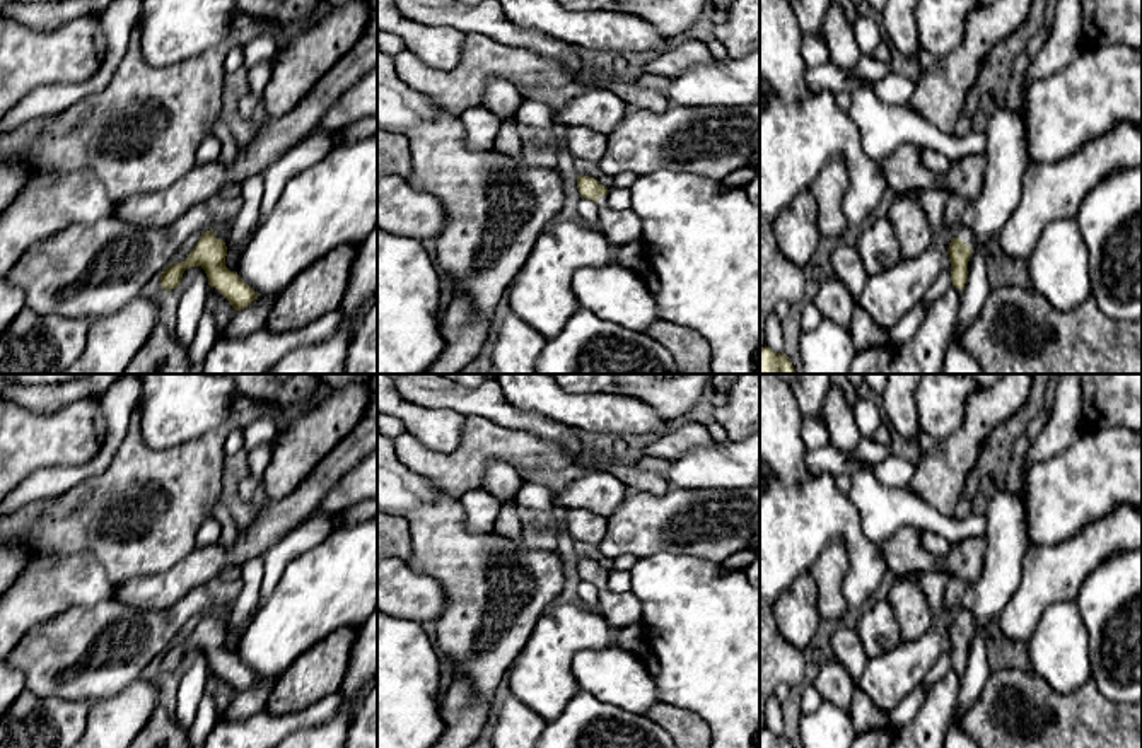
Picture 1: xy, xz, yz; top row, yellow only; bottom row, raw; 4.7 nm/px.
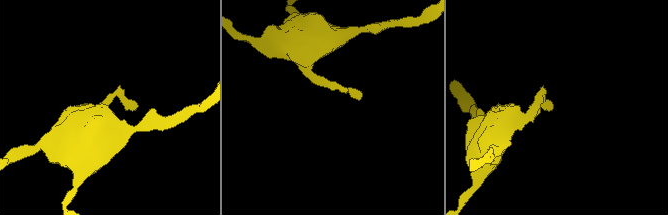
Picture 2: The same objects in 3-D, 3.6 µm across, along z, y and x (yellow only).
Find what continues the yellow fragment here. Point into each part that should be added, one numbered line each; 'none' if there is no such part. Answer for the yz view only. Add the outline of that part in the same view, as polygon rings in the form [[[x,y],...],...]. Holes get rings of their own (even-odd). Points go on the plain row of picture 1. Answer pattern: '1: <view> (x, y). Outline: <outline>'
1: yz (963, 615). Outline: [[[958,608],[954,620],[961,622],[966,628],[973,630],[975,620],[970,610]]]

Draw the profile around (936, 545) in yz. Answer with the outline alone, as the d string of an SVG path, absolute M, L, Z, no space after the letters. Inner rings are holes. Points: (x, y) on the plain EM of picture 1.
M920 529L922 545L935 557L946 555L954 545L932 531Z

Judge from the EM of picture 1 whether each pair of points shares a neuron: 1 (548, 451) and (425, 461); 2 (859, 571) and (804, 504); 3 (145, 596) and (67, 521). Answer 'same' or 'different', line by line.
1: same
2: same
3: different

